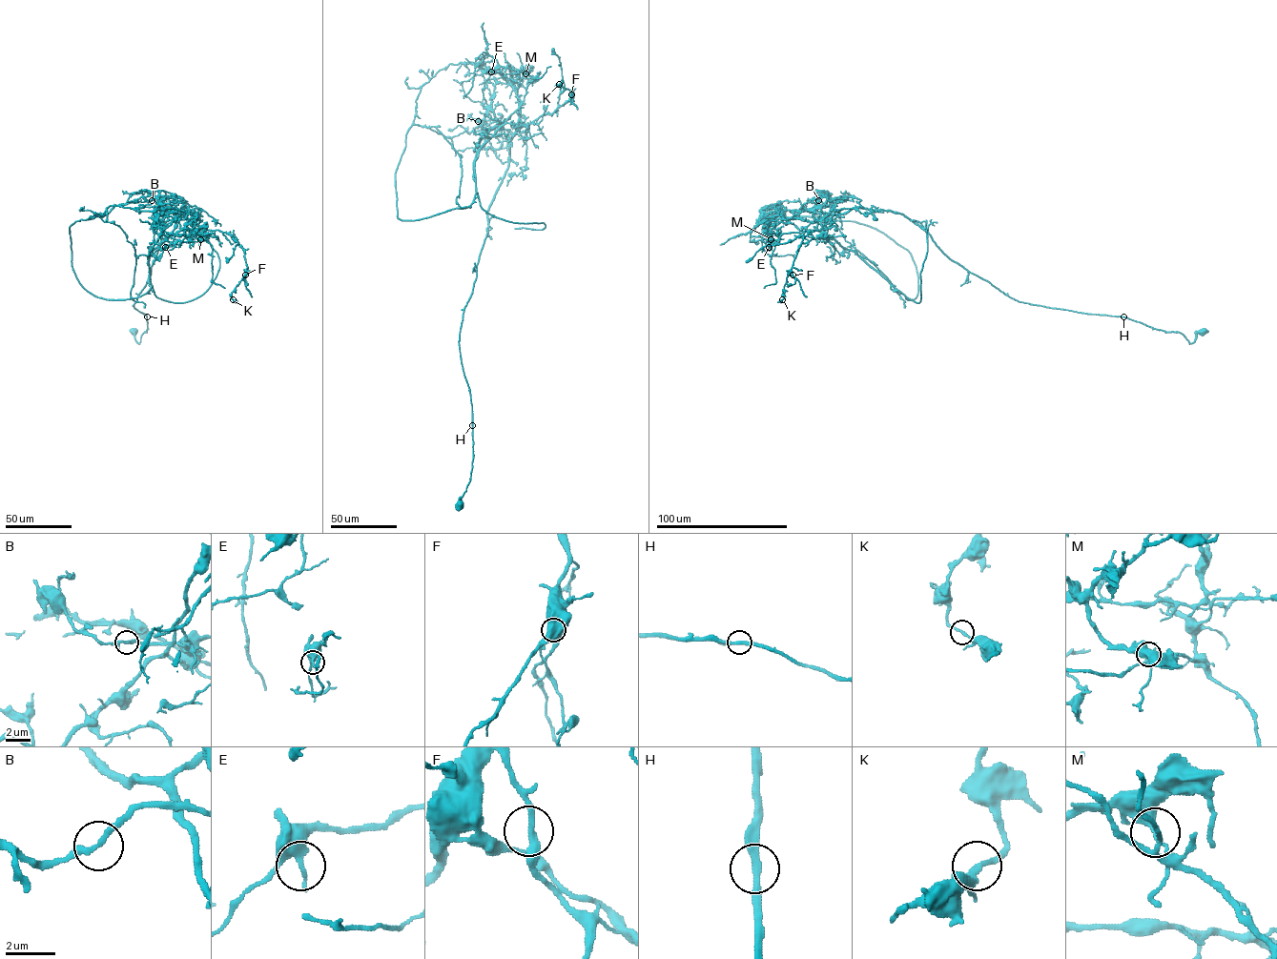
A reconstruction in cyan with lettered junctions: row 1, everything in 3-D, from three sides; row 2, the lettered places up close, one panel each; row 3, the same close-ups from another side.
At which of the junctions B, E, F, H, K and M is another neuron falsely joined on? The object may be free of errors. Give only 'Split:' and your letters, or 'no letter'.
Split: M

